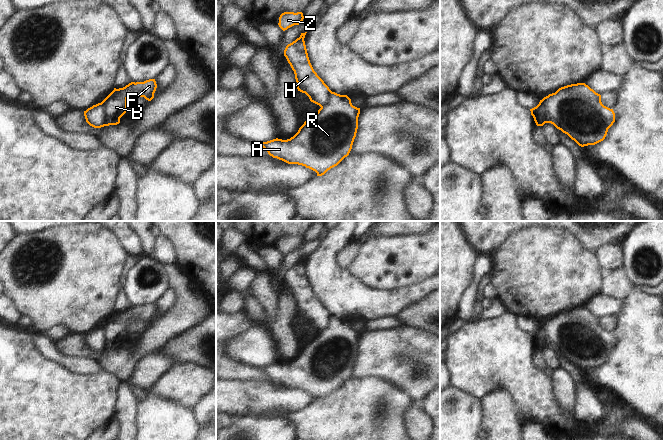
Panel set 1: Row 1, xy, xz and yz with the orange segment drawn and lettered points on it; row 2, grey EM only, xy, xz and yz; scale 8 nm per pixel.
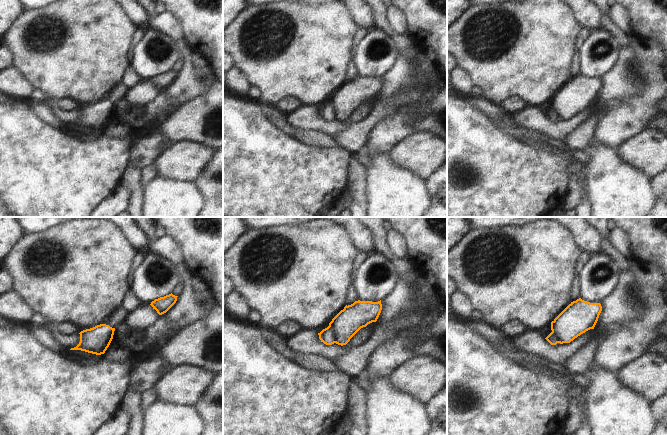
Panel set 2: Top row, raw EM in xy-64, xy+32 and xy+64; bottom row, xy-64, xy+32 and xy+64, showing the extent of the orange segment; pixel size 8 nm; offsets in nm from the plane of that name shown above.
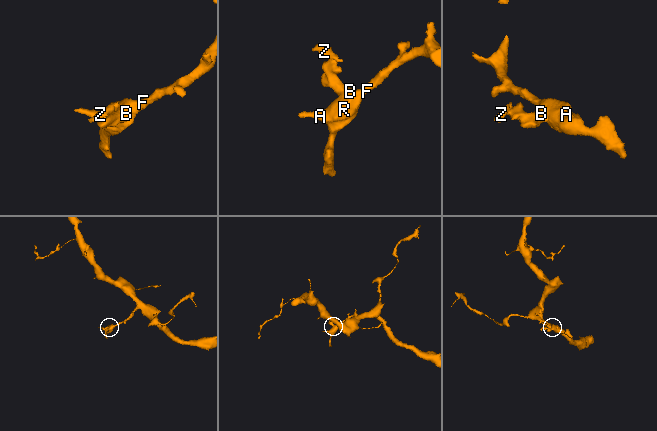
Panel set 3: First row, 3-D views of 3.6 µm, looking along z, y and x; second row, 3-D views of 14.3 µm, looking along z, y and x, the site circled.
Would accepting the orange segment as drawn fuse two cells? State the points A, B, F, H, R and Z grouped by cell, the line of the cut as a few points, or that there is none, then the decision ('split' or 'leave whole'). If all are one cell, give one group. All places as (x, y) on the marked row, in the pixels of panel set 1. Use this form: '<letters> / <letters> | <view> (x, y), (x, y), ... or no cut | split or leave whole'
A B F R / H Z | xy (100, 103), (103, 108), (106, 125) | split

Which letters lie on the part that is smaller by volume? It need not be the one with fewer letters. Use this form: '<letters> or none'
H, Z

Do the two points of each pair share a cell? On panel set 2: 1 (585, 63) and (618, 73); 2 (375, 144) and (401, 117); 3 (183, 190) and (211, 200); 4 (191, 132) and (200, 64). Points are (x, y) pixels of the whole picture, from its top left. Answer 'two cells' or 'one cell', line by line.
1: two cells
2: one cell
3: two cells
4: one cell

